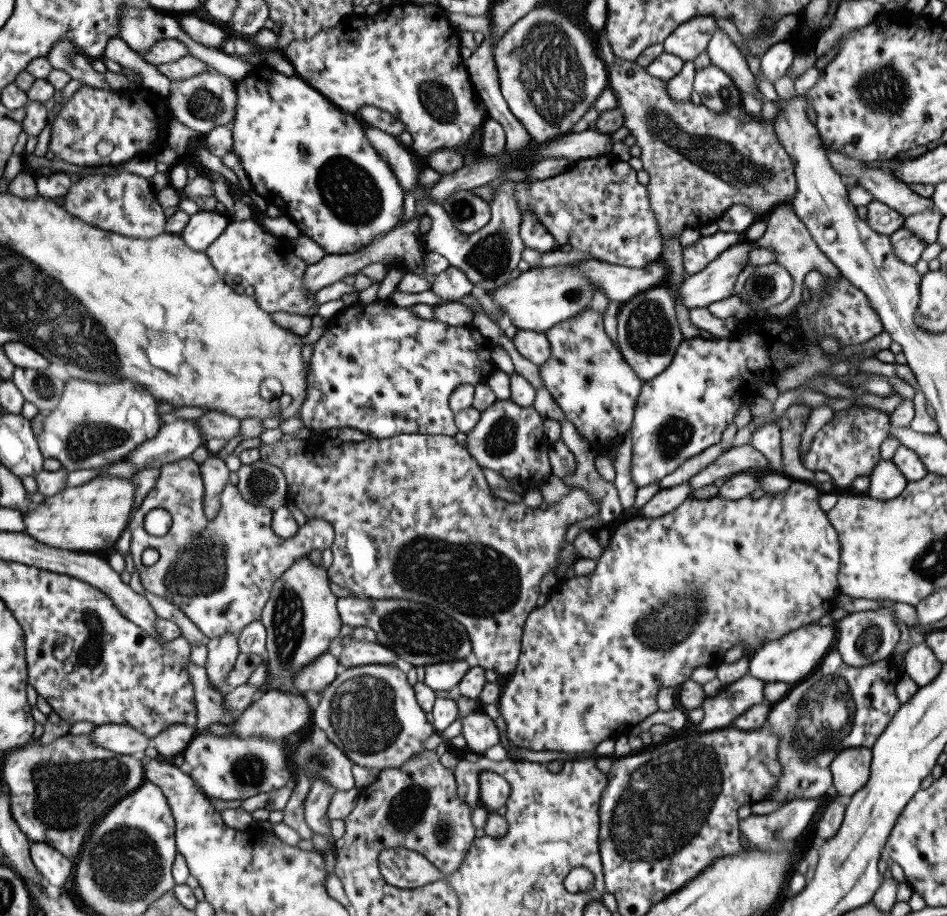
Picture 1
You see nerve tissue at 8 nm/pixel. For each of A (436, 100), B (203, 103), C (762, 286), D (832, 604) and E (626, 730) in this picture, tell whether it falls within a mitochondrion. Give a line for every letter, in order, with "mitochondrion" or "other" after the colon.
A: mitochondrion
B: mitochondrion
C: mitochondrion
D: other
E: other

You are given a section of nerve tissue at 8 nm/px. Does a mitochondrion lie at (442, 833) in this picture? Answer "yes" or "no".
yes

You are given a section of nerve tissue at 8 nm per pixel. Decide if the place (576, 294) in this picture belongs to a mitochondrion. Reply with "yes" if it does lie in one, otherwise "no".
yes

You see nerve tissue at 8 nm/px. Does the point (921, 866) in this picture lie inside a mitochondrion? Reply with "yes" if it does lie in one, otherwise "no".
no

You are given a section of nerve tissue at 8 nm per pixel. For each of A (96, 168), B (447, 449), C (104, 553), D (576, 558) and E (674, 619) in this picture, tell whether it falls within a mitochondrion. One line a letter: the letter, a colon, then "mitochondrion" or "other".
A: other
B: other
C: other
D: other
E: mitochondrion

